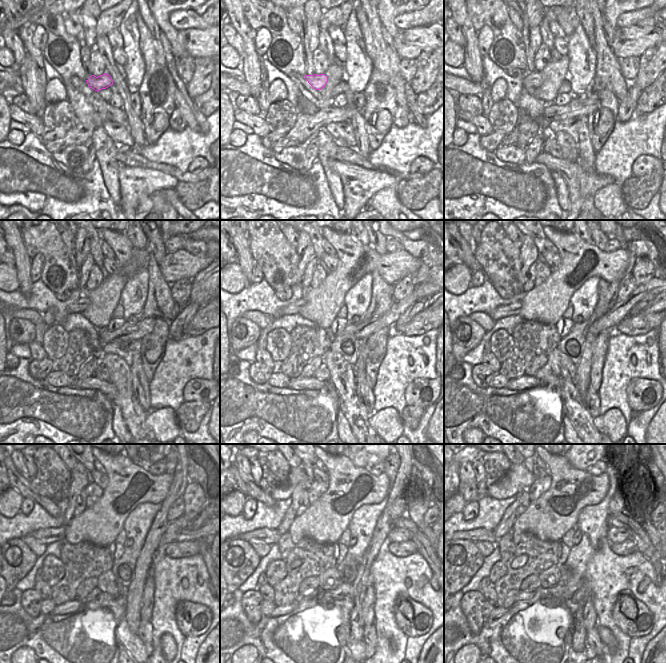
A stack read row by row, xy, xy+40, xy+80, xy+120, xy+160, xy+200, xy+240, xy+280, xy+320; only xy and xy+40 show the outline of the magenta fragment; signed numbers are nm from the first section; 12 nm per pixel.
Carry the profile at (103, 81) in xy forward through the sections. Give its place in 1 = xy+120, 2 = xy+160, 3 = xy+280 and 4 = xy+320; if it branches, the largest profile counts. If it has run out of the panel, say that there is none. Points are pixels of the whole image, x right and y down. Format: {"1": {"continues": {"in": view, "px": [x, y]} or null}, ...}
{"1": {"continues": {"in": "xy+120", "px": [83, 302]}}, "2": {"continues": {"in": "xy+160", "px": [294, 308]}}, "3": {"continues": {"in": "xy+280", "px": [270, 536]}}, "4": {"continues": {"in": "xy+320", "px": [475, 535]}}}

